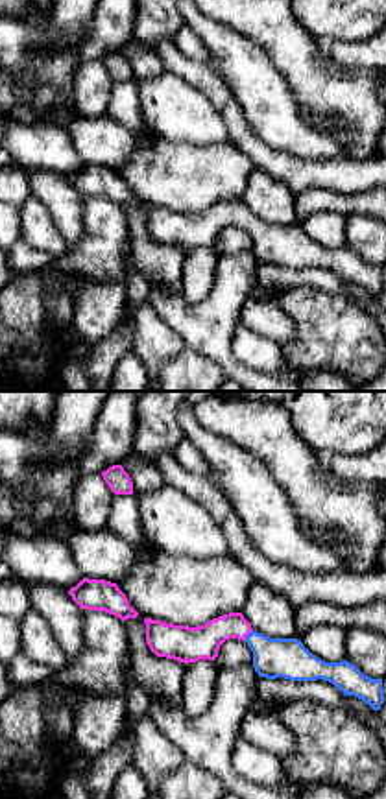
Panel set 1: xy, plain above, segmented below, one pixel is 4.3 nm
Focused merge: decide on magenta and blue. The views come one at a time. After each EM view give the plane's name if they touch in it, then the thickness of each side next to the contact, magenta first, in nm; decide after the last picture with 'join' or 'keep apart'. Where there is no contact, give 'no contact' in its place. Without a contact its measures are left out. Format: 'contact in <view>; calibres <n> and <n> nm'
contact in xy; calibres 150 and 180 nm

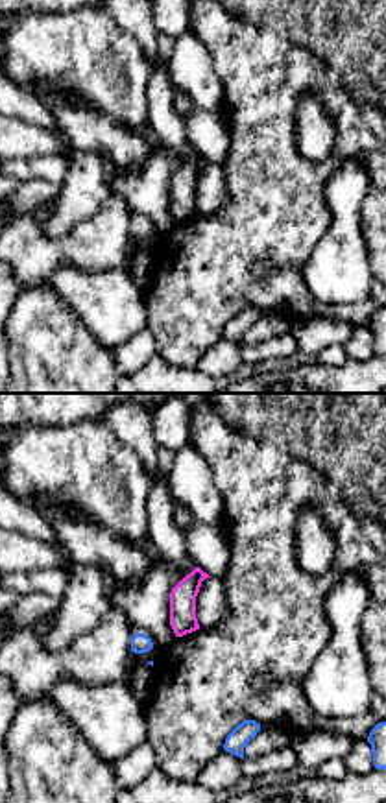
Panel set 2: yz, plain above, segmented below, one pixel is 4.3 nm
no contact

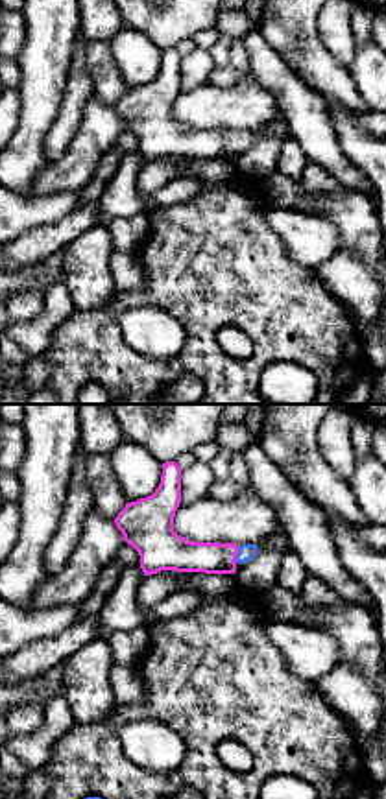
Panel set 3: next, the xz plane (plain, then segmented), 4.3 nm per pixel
contact in xz; calibres 140 and 80 nm

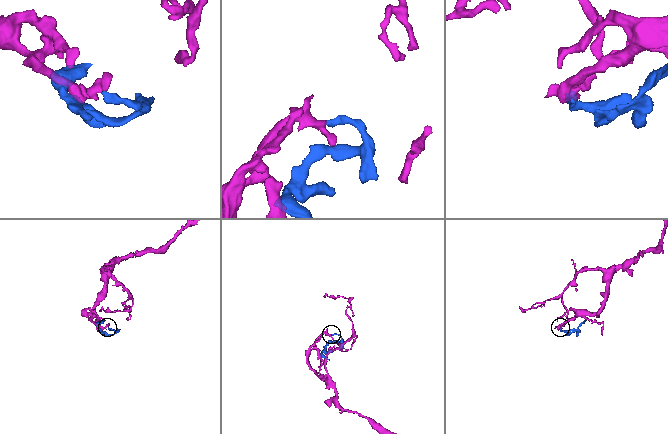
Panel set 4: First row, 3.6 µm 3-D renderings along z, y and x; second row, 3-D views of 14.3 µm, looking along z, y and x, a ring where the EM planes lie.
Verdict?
join

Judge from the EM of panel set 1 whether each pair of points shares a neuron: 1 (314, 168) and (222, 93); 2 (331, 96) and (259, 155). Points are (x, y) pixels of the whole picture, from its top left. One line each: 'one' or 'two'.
1: one
2: two

